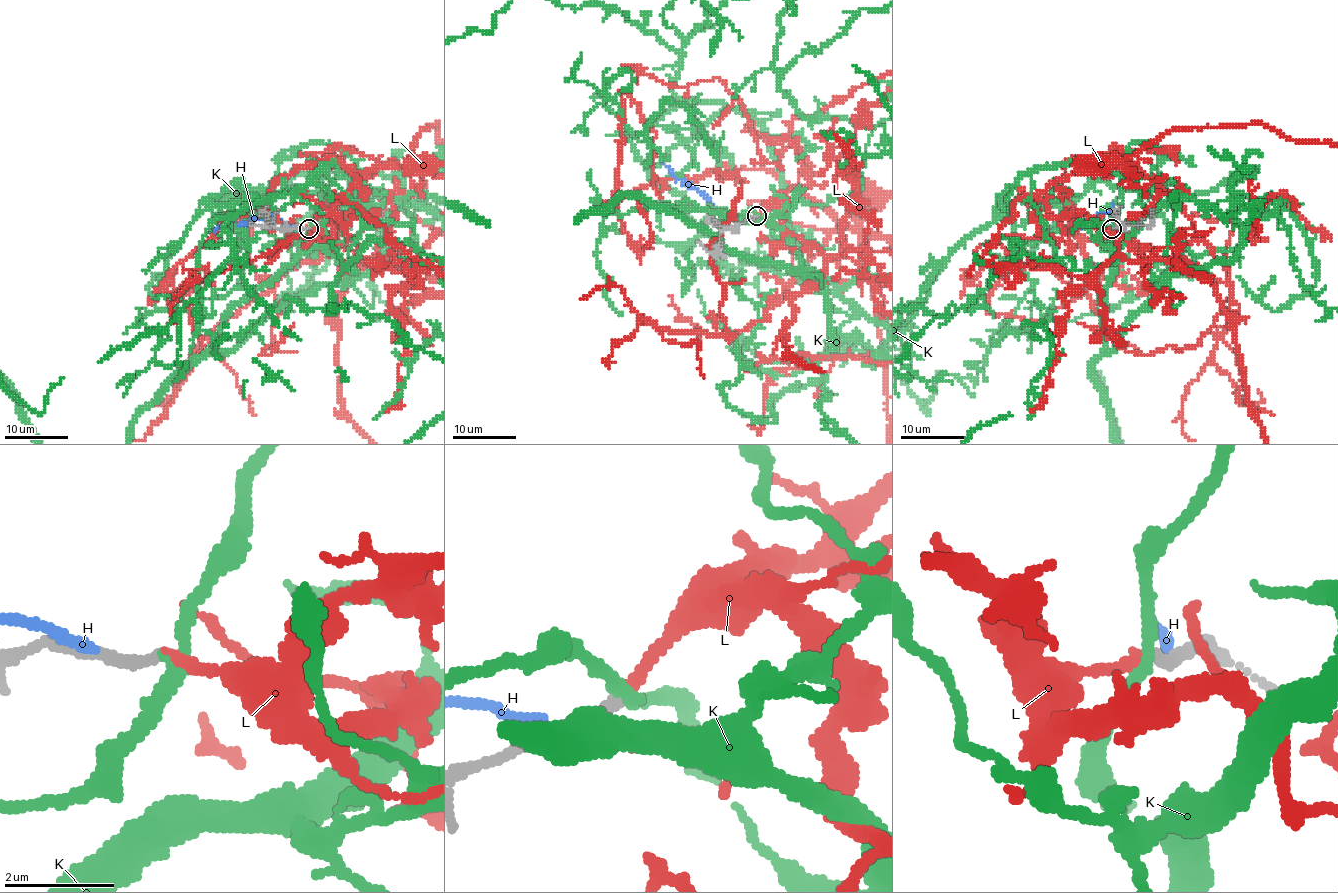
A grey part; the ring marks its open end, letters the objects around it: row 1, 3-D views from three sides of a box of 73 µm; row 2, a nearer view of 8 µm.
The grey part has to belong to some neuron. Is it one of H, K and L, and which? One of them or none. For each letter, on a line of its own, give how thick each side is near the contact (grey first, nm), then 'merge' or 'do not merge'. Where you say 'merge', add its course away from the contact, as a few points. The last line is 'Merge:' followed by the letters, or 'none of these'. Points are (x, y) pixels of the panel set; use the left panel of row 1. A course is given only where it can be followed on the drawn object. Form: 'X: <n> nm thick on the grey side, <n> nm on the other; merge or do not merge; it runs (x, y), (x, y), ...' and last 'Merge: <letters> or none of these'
H: 220 nm thick on the grey side, 180 nm on the other; do not merge
K: 240 nm thick on the grey side, 220 nm on the other; do not merge
L: 240 nm thick on the grey side, 120 nm on the other; merge
Merge: L

